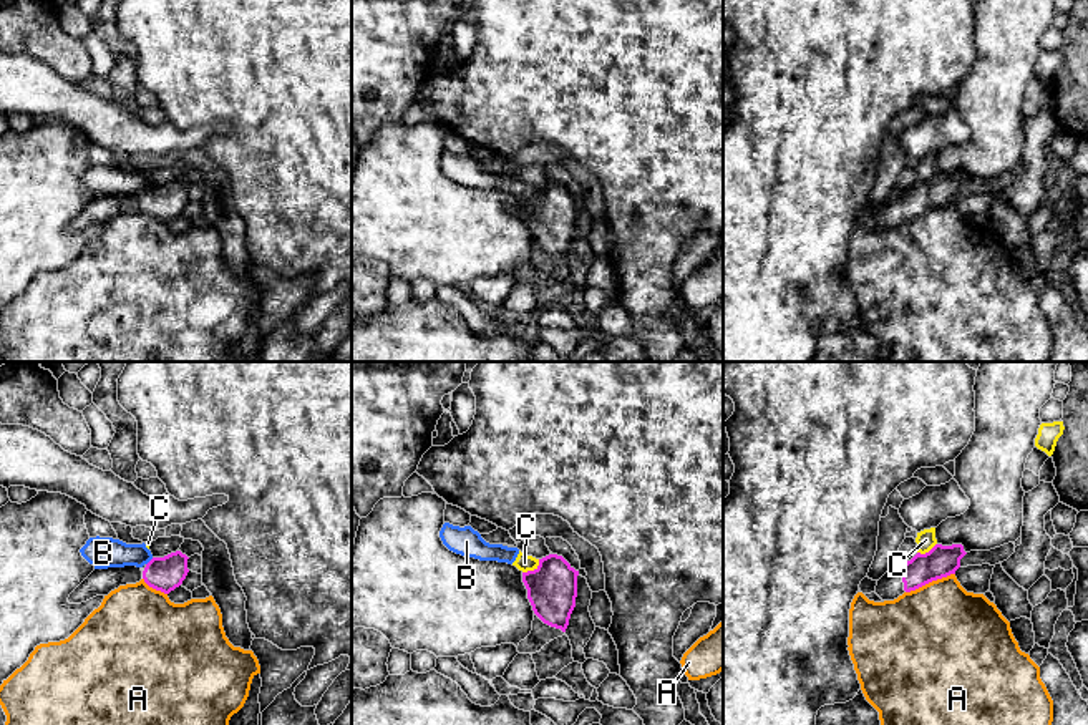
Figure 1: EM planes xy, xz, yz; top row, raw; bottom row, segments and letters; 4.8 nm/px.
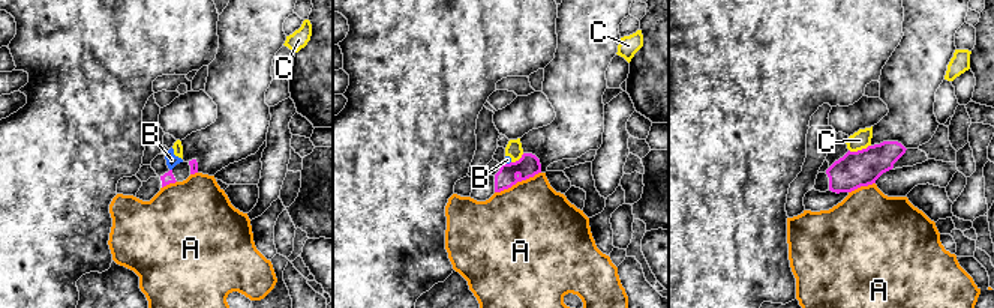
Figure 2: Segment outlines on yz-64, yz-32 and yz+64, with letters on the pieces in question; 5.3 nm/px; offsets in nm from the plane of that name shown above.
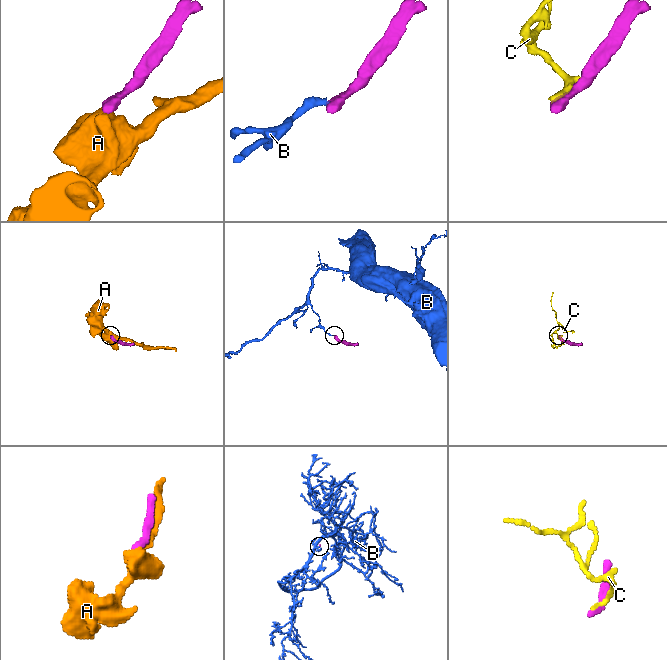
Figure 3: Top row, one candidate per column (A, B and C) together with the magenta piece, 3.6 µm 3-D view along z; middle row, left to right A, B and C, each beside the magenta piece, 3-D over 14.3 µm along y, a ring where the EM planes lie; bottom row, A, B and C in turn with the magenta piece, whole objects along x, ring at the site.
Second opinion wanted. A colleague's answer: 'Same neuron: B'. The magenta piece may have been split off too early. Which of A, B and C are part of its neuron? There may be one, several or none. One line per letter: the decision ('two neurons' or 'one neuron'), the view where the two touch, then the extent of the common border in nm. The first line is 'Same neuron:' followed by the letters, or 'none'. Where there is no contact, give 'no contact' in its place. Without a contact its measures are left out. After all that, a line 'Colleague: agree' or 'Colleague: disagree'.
Same neuron: none
A: two neurons; meets magenta in yz; contact 260 nm long
B: two neurons; meets magenta in xy; contact 50 nm long
C: two neurons; meets magenta in xz; contact 110 nm long
Colleague: disagree

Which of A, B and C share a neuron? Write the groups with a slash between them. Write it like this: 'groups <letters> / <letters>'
groups A / B C

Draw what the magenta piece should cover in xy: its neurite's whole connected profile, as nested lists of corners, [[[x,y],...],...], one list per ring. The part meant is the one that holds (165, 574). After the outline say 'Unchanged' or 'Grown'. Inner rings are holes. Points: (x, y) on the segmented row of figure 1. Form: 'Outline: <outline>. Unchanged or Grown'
Outline: [[[181,551],[164,557],[153,557],[144,569],[136,566],[95,569],[68,597],[70,604],[81,604],[96,596],[108,596],[119,586],[141,579],[153,589],[169,594],[182,584],[189,569],[187,556]]]. Grown

